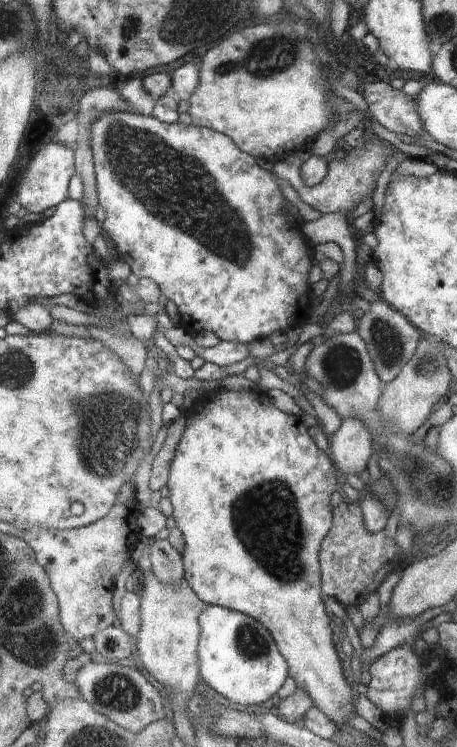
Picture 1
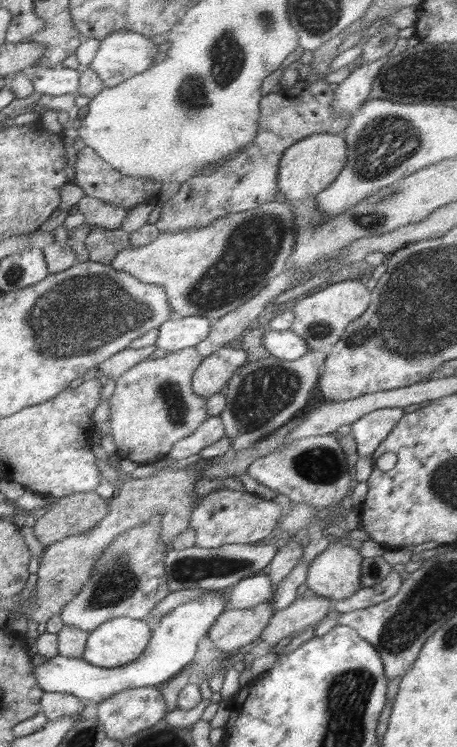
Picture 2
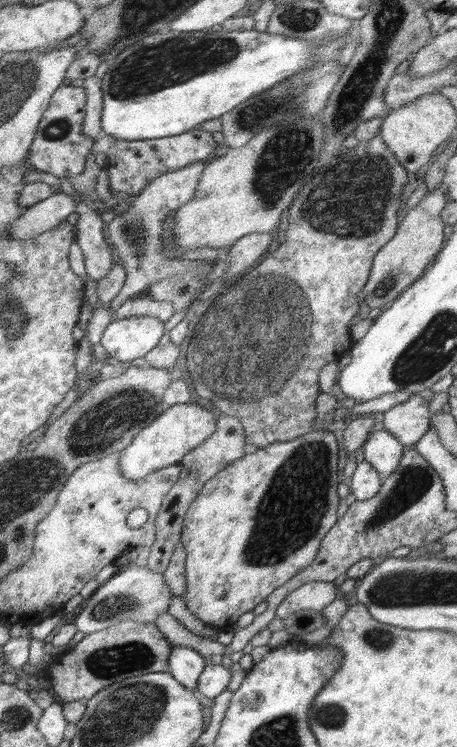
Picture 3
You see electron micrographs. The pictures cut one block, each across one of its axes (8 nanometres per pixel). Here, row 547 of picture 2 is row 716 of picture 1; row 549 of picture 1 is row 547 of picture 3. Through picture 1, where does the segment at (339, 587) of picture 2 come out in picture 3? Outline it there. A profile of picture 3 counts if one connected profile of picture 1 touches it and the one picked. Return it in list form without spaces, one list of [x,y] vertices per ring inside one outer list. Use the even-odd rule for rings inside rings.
[[[319,429],[298,436],[294,440],[278,441],[269,446],[260,447],[256,452],[232,462],[229,466],[223,468],[221,472],[218,472],[217,476],[214,476],[207,484],[204,484],[196,499],[190,503],[181,529],[181,543],[184,545],[185,550],[185,592],[183,593],[183,599],[186,608],[198,620],[220,628],[228,624],[230,618],[242,616],[245,612],[252,611],[255,606],[267,599],[274,590],[281,588],[298,572],[310,566],[321,547],[322,538],[324,538],[326,532],[334,527],[334,524],[337,524],[338,503],[341,499],[337,494],[337,489],[340,485],[338,474],[338,444],[336,437],[330,430]]]

